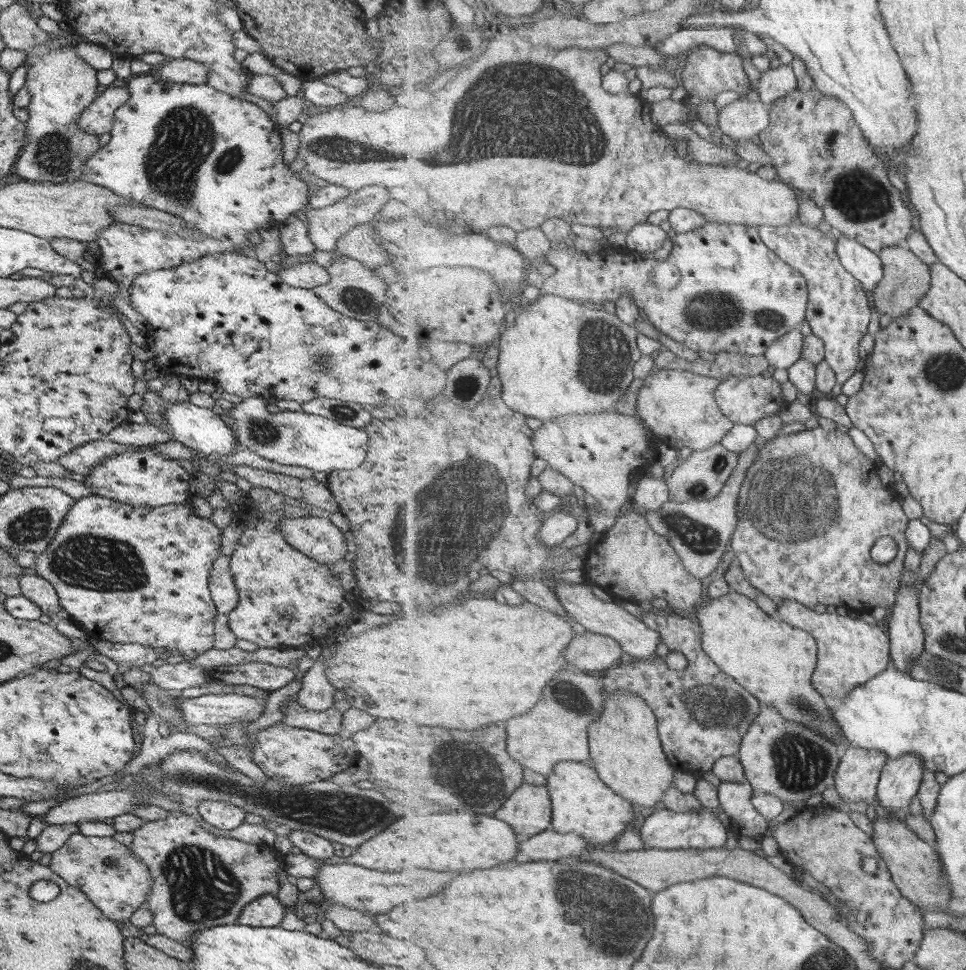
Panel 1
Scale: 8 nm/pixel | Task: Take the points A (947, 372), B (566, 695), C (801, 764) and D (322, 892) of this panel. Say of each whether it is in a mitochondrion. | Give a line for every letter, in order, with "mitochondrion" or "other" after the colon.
A: mitochondrion
B: mitochondrion
C: mitochondrion
D: other

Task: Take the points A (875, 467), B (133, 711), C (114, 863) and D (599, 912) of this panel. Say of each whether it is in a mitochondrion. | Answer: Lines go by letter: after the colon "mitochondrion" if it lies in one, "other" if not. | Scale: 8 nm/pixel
A: other
B: other
C: mitochondrion
D: mitochondrion

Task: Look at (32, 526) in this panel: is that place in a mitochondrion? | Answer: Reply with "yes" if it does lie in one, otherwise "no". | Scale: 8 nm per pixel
yes

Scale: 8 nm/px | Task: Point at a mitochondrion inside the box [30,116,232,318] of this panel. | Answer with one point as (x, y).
(53, 157)

